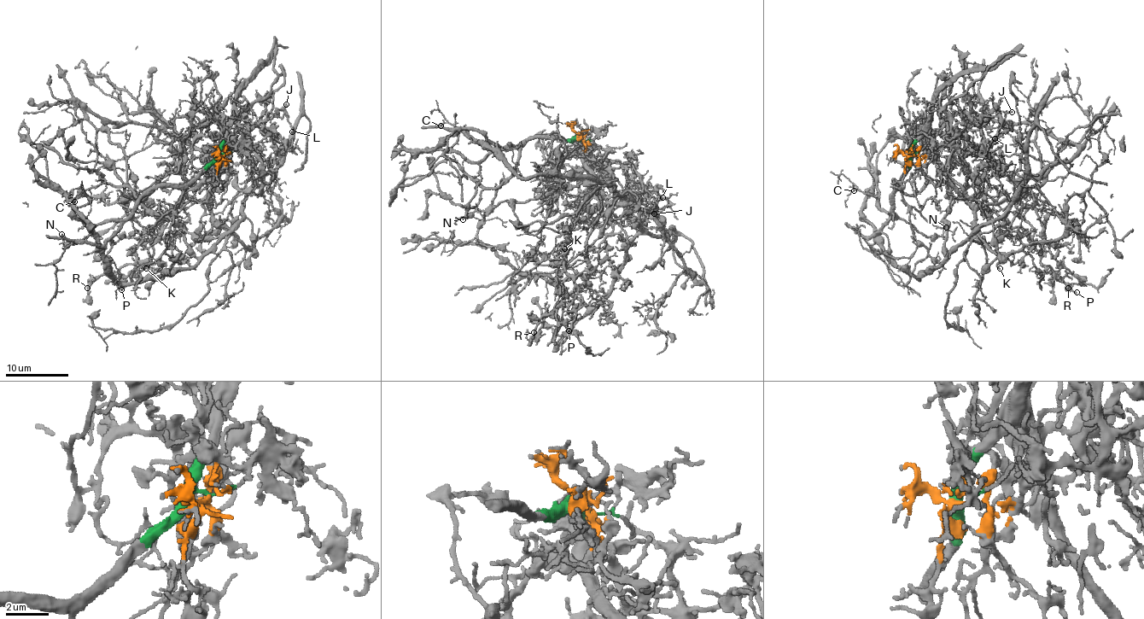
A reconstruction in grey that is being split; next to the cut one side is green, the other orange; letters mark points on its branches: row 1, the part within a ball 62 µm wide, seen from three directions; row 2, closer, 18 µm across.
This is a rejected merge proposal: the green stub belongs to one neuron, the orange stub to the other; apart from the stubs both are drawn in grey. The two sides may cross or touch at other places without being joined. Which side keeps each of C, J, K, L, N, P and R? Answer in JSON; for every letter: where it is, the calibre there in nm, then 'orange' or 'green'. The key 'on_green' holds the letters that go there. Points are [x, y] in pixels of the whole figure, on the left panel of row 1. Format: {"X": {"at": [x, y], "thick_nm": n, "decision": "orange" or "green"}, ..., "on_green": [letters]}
{"C": {"at": [74, 201], "thick_nm": 100, "decision": "green"}, "J": {"at": [286, 104], "thick_nm": 150, "decision": "orange"}, "K": {"at": [146, 268], "thick_nm": 140, "decision": "orange"}, "L": {"at": [292, 131], "thick_nm": 120, "decision": "orange"}, "N": {"at": [61, 234], "thick_nm": 140, "decision": "green"}, "P": {"at": [121, 289], "thick_nm": 140, "decision": "orange"}, "R": {"at": [87, 288], "thick_nm": 180, "decision": "orange"}, "on_green": ["C", "N"]}

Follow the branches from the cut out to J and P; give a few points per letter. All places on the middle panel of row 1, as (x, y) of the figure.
J: (578, 136), (592, 164), (610, 167), (615, 178), (625, 190), (638, 188), (654, 209), (654, 214)
P: (578, 136), (590, 157), (590, 200), (571, 229), (570, 250), (562, 283), (563, 293), (553, 312), (569, 331)

